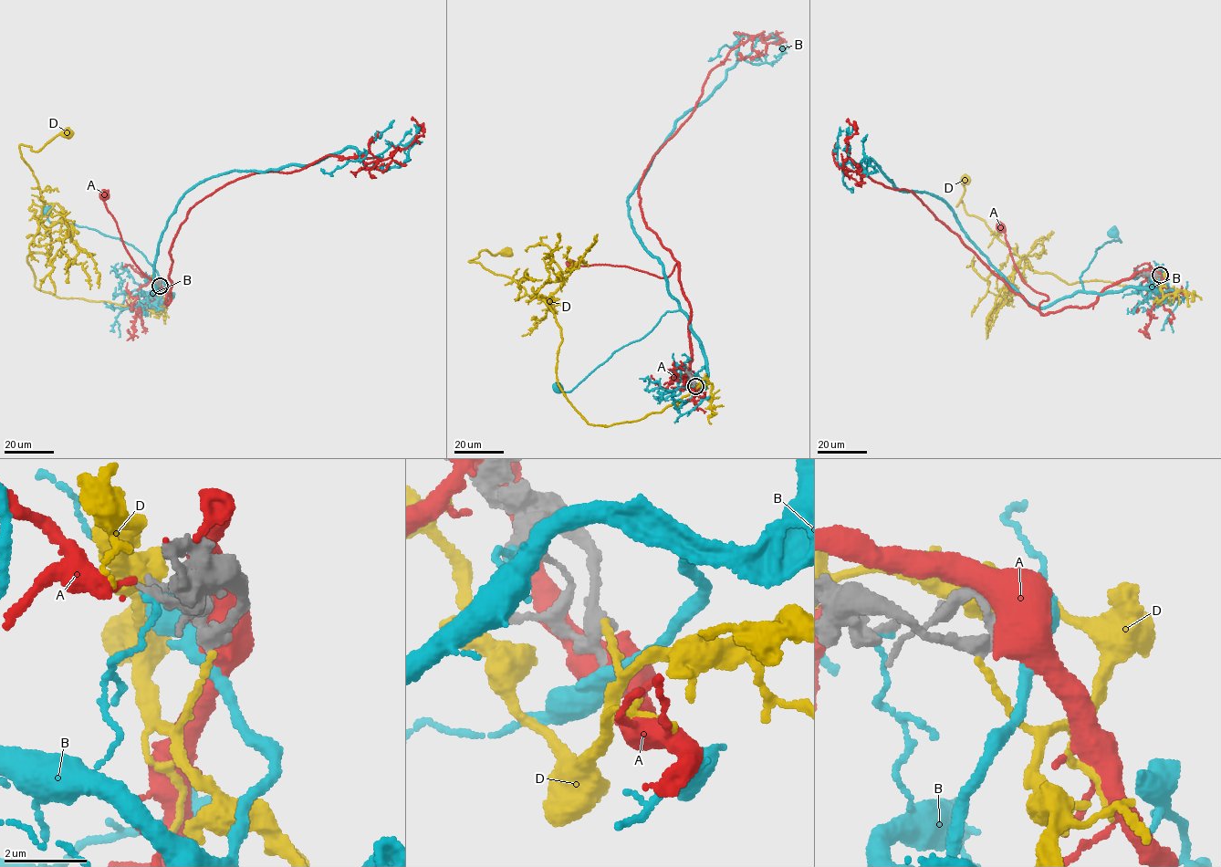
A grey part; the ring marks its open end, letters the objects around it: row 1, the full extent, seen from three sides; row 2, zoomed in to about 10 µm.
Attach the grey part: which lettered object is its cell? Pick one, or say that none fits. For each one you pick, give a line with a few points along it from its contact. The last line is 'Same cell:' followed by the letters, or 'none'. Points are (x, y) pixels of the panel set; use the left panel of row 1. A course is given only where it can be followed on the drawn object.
Same cell: none

